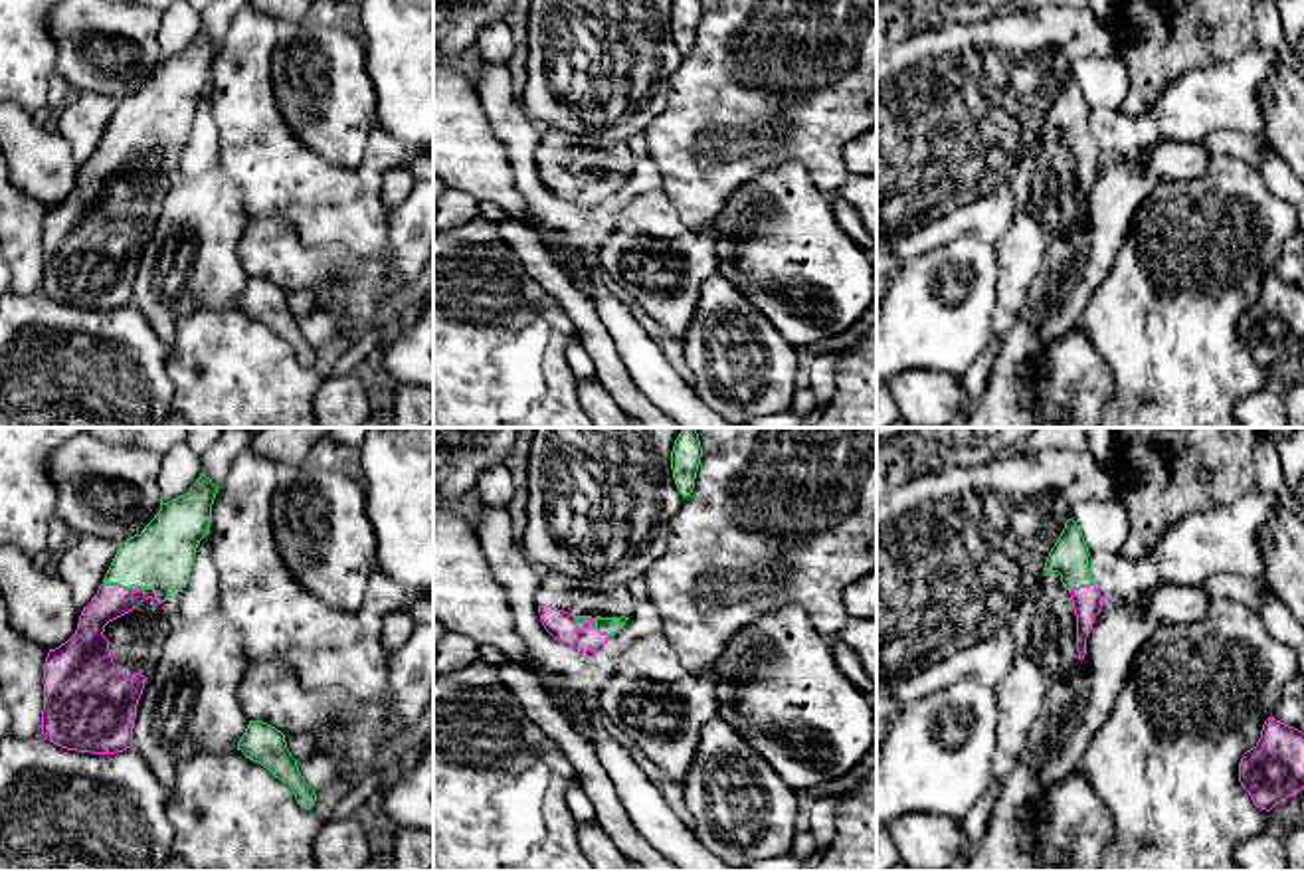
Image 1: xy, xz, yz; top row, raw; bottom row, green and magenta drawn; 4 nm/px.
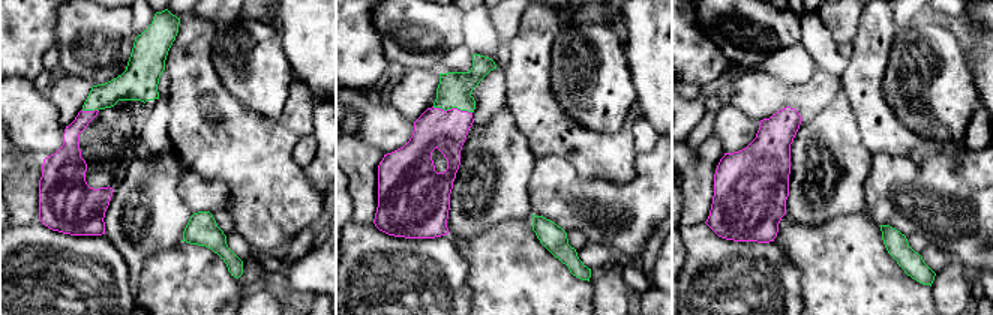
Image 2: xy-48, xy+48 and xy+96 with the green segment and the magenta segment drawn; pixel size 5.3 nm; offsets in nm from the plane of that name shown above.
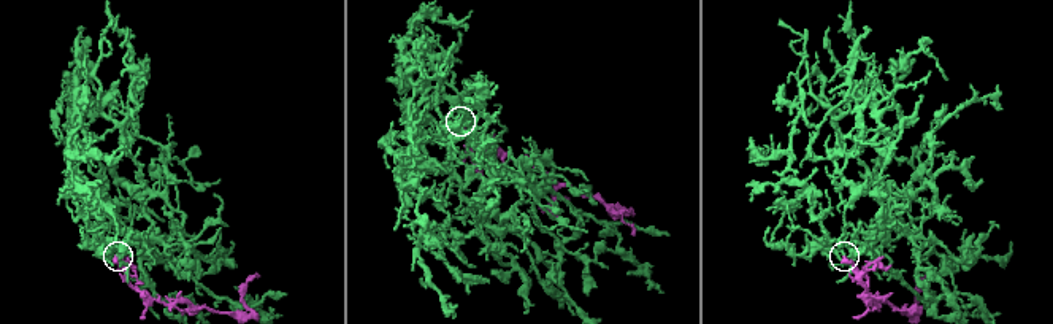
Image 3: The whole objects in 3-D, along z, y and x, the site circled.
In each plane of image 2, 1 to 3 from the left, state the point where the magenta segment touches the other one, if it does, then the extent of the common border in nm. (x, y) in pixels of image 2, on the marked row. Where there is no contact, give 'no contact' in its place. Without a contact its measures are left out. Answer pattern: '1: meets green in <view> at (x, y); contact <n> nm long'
1: meets green in xy-48 at (90, 110); contact 100 nm long
2: meets green in xy+48 at (452, 107); contact 220 nm long
3: no contact

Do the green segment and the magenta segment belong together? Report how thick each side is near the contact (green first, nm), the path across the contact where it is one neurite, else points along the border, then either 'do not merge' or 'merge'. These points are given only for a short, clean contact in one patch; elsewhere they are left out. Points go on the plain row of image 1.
calibres 260 and 140 nm; merge

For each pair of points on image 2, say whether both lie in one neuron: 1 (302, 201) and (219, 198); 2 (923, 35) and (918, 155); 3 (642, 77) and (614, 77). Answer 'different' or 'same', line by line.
1: different
2: different
3: different

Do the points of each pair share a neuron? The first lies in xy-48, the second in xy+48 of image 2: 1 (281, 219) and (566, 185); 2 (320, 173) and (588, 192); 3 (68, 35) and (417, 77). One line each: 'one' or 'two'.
1: two
2: one
3: two

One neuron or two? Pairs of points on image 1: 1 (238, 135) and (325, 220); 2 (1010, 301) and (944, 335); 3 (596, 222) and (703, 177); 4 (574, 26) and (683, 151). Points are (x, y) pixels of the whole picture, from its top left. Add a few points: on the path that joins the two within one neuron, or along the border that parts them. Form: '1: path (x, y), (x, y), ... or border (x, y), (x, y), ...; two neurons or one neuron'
1: path (260, 157), (305, 202); one neuron
2: border (998, 264), (990, 335); two neurons
3: border (648, 155), (663, 187); two neurons
4: border (673, 74), (667, 84), (665, 109), (642, 133); two neurons

